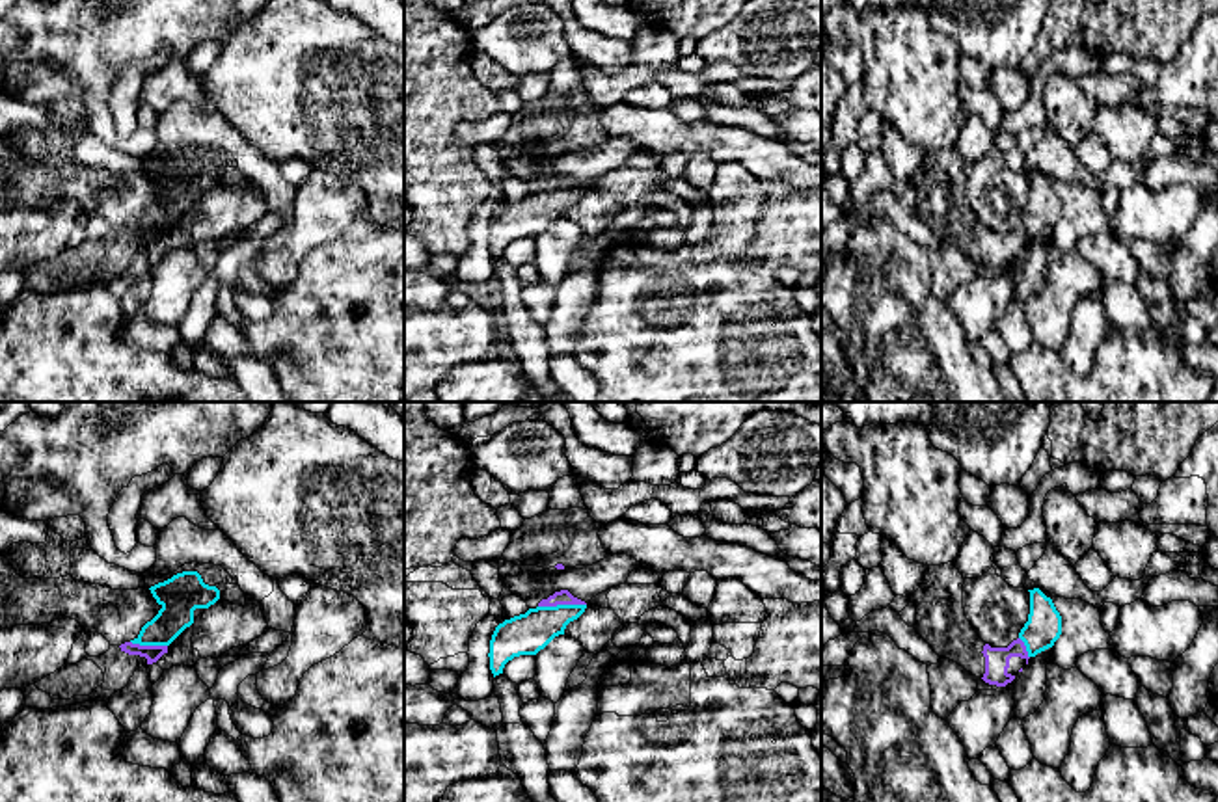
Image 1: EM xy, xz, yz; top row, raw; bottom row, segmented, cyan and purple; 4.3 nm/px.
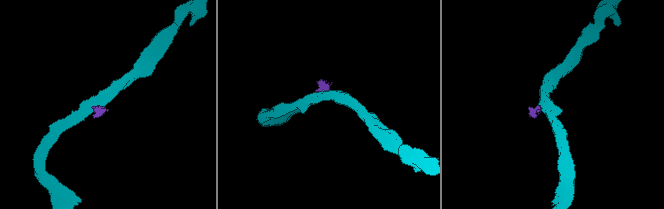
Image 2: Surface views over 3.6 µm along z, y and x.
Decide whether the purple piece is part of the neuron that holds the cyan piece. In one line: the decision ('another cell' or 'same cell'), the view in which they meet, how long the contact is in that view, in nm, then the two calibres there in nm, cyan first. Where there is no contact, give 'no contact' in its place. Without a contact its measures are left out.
another cell | xz | 200 nm | 180/60 nm

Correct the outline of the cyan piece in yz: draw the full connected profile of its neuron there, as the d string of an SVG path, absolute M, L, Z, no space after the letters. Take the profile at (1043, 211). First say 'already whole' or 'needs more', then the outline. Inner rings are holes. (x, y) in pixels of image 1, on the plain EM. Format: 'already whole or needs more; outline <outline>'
already whole; outline M1039 171L1030 175L1030 197L1028 205L1019 216L1019 221L1024 225L1028 240L1054 229L1062 218L1062 199L1056 194L1050 180L1047 180Z

